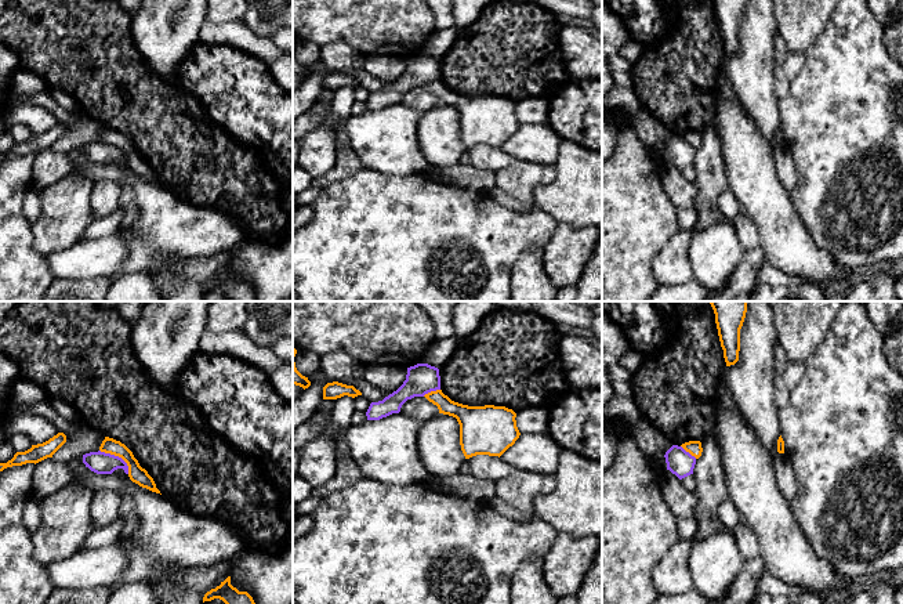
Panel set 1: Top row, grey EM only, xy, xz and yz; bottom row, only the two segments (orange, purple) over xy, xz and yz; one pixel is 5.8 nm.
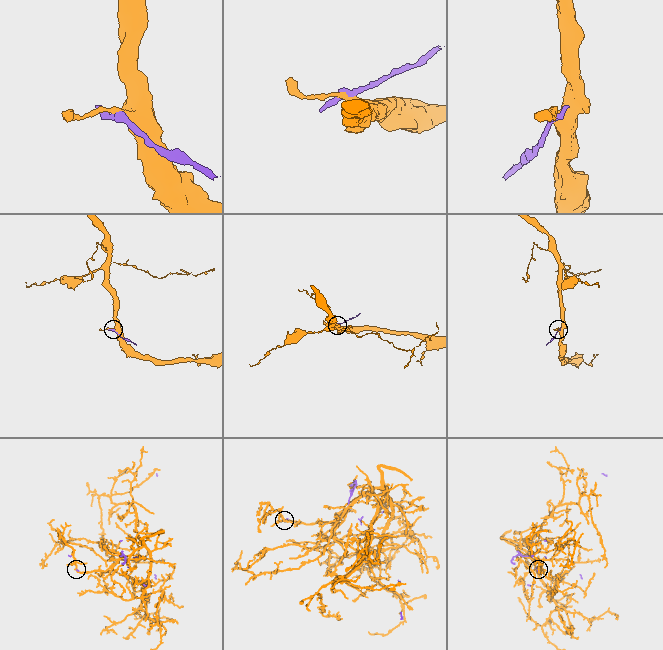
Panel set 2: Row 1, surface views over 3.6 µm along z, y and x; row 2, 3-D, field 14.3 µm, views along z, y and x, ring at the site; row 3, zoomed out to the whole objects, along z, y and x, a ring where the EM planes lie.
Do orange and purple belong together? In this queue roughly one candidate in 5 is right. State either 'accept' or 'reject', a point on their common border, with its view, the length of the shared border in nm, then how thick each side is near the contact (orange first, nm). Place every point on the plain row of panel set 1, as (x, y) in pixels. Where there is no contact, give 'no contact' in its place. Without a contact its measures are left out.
reject | xy (118, 145) | 220 nm | 100/130 nm

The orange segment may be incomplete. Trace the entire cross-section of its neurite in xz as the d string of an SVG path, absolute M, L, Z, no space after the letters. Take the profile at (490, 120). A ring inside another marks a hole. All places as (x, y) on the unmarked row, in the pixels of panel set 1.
M442 80L424 86L438 97L439 104L457 109L460 135L465 149L476 145L501 147L515 134L521 123L516 104L505 97L468 97L452 91Z

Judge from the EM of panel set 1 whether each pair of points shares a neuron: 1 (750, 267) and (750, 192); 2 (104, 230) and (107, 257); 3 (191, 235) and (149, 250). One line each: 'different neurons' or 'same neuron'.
1: different neurons
2: different neurons
3: same neuron

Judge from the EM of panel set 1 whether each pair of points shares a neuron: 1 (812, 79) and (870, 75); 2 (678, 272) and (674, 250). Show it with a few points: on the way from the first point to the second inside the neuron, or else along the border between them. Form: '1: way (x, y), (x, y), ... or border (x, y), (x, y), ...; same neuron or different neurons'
1: way (826, 79), (856, 79); same neuron
2: way (674, 267), (674, 256); same neuron

